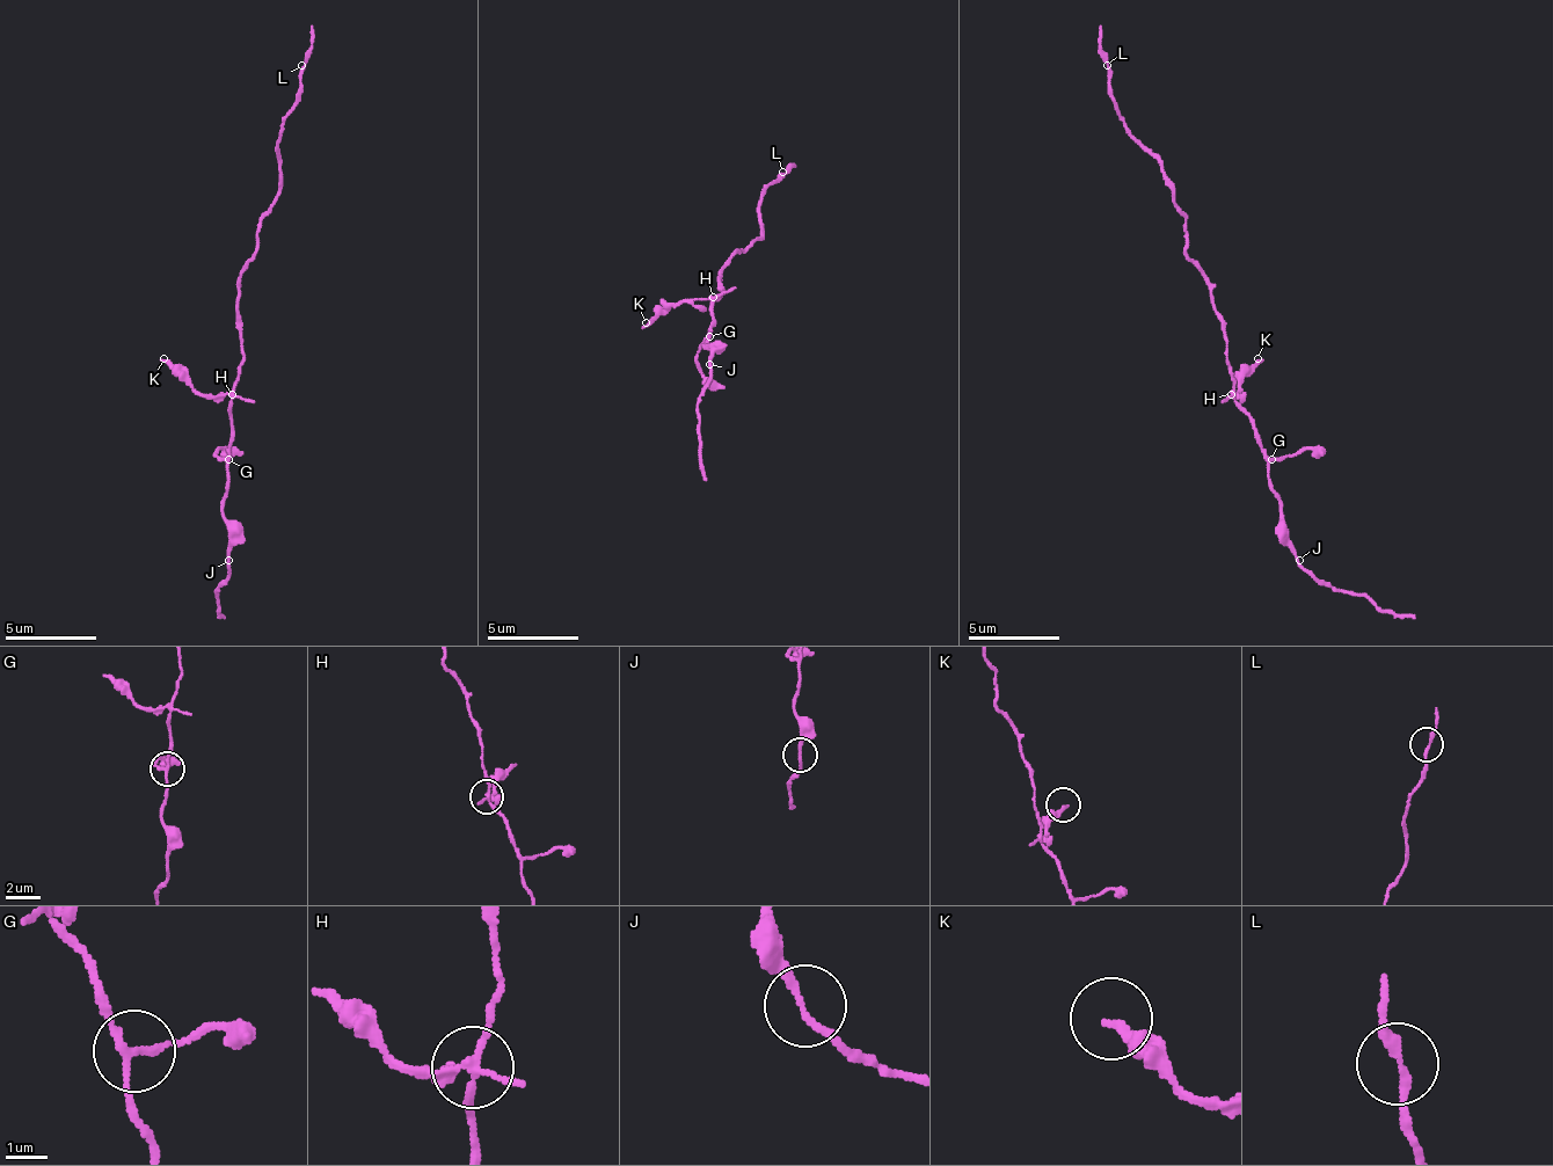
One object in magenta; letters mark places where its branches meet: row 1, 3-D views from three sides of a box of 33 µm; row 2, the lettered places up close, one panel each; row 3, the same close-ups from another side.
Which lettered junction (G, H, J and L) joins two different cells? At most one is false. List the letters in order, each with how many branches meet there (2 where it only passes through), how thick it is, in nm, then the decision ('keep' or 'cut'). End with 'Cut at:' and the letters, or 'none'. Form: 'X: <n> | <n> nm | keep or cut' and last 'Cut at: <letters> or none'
G: 3 | 150 nm | keep
H: 4 | 170 nm | cut
J: 2 | 160 nm | keep
L: 2 | 200 nm | keep
Cut at: H

